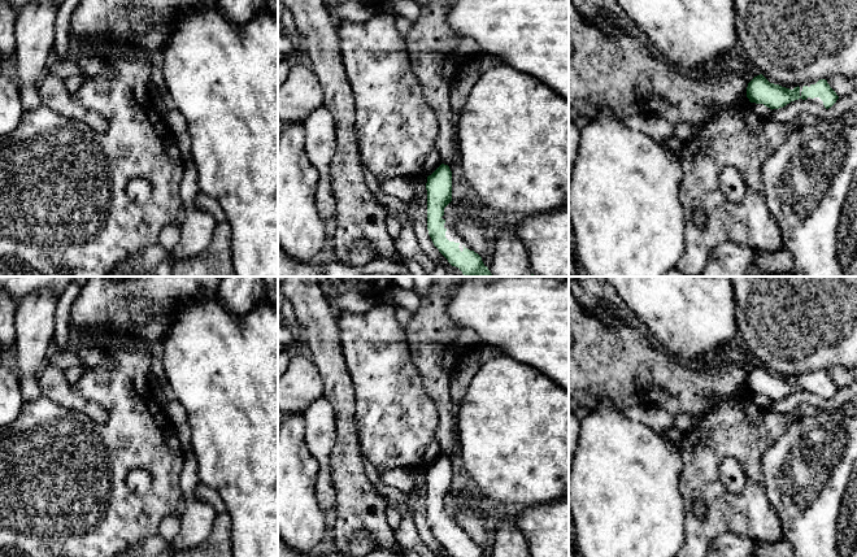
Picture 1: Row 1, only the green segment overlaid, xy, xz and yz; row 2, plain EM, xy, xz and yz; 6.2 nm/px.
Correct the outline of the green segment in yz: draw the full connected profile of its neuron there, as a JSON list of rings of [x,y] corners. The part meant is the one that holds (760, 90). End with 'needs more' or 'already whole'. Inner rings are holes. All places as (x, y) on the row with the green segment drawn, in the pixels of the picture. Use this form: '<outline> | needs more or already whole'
[[[762,74],[754,77],[748,83],[747,97],[751,103],[764,104],[771,110],[783,108],[799,99],[806,100],[822,109],[828,109],[839,99],[830,87],[828,79],[813,80],[797,87],[786,88],[770,83]]] | needs more

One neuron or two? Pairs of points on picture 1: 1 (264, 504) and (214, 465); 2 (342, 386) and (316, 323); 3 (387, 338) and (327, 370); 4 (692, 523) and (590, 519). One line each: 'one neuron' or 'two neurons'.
1: one neuron
2: one neuron
3: two neurons
4: two neurons

